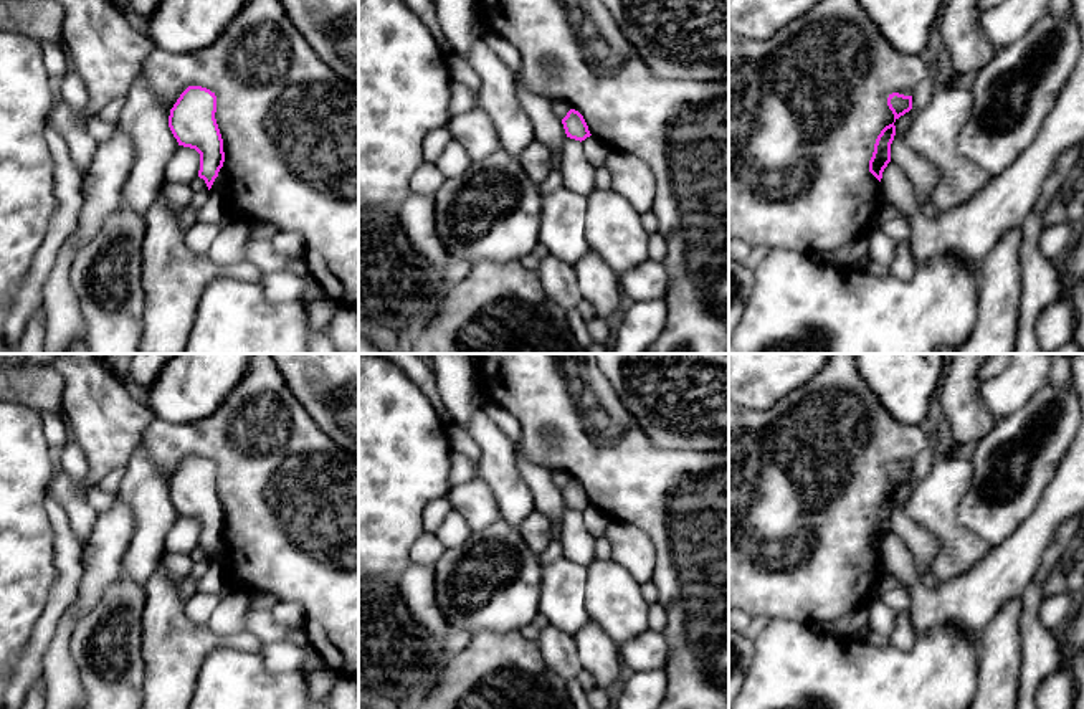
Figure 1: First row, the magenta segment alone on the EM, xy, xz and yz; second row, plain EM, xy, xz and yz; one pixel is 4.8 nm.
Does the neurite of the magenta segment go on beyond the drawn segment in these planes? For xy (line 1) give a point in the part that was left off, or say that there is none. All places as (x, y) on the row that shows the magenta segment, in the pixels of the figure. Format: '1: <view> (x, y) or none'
1: none

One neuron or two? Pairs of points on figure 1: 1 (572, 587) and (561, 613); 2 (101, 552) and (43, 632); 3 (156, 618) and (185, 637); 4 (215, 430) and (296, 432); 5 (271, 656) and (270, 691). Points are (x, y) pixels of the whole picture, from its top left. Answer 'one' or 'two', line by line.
1: one
2: two
3: one
4: one
5: two

